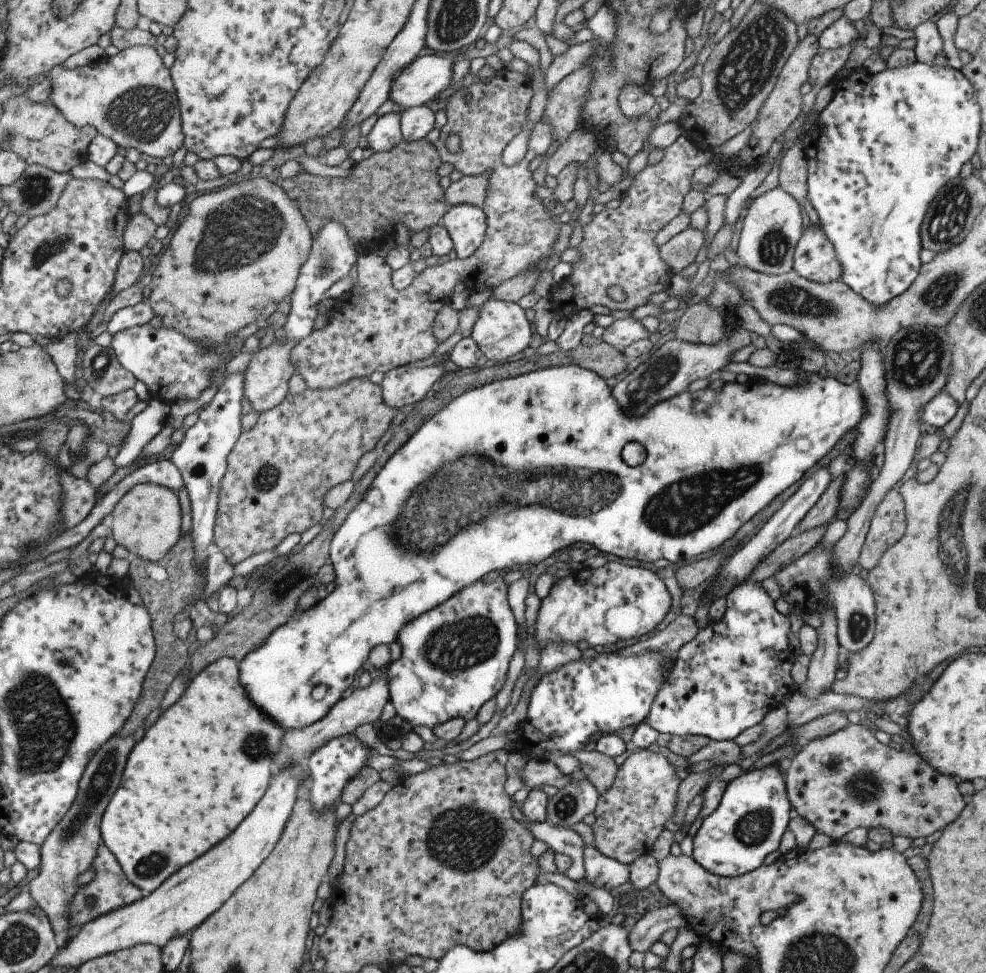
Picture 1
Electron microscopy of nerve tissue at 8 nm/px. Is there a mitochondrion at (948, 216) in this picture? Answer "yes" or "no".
yes

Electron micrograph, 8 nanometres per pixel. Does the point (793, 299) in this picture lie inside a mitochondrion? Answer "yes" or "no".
yes

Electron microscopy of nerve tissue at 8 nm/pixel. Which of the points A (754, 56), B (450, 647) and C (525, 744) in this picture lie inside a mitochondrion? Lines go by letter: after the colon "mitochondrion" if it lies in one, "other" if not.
A: mitochondrion
B: mitochondrion
C: other

